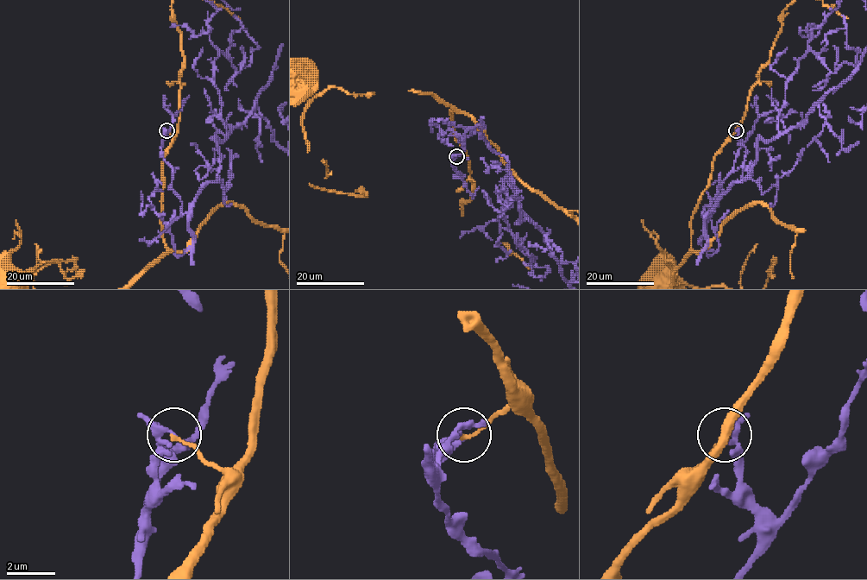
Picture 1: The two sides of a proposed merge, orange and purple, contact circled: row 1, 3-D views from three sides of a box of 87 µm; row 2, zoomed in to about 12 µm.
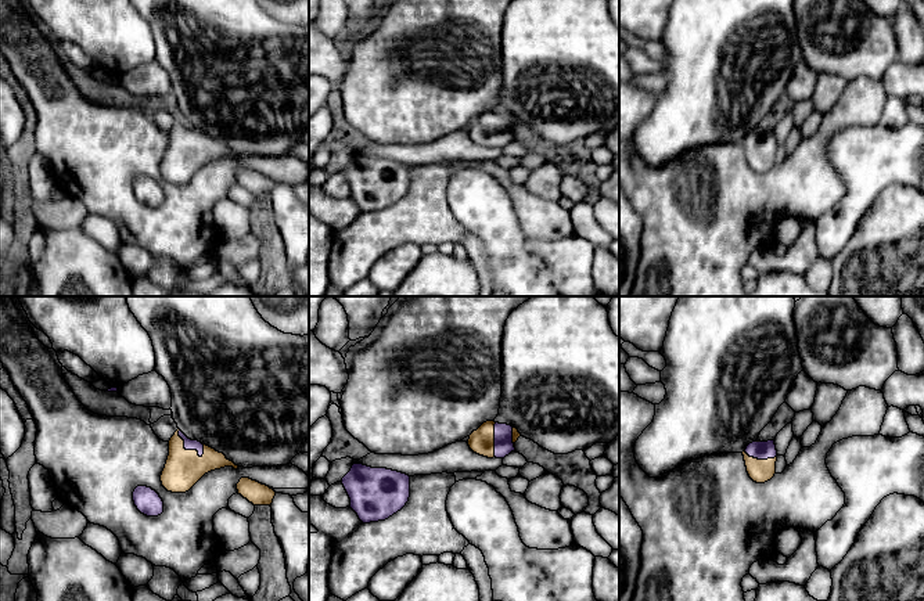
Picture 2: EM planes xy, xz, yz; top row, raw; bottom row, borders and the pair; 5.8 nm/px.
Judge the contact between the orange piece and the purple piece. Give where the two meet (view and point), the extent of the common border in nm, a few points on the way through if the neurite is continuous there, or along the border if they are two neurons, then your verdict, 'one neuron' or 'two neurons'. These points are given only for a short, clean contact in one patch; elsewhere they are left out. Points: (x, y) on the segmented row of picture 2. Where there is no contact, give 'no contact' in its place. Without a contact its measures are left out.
contact xy (183, 447); length 220 nm; two neurons

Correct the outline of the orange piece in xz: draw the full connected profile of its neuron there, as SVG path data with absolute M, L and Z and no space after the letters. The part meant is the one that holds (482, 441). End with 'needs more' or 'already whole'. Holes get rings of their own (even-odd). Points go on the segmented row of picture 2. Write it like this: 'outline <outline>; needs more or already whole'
outline M495 421L483 422L477 431L470 435L470 449L483 457L495 457Z; already whole

